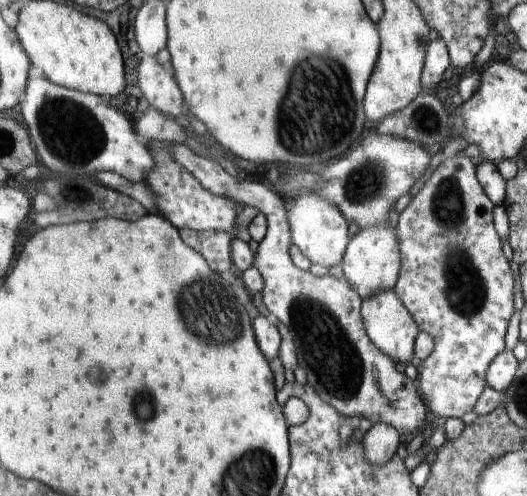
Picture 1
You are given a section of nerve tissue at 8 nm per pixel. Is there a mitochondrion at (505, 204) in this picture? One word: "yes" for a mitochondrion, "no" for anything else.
no

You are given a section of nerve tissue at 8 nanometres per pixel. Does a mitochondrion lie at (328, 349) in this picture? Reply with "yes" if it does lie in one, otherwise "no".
yes

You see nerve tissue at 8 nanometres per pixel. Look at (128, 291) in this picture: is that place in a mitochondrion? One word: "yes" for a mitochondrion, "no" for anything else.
no

